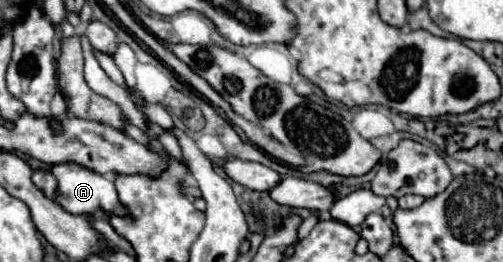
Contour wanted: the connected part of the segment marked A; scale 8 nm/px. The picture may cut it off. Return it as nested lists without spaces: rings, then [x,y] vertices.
[[[62,162],[62,164],[54,164],[52,166],[52,174],[58,180],[58,194],[56,194],[56,202],[66,208],[70,214],[76,216],[96,216],[100,212],[100,216],[130,216],[130,212],[126,210],[124,204],[120,204],[118,194],[116,194],[116,186],[110,178],[80,166],[76,162]]]

